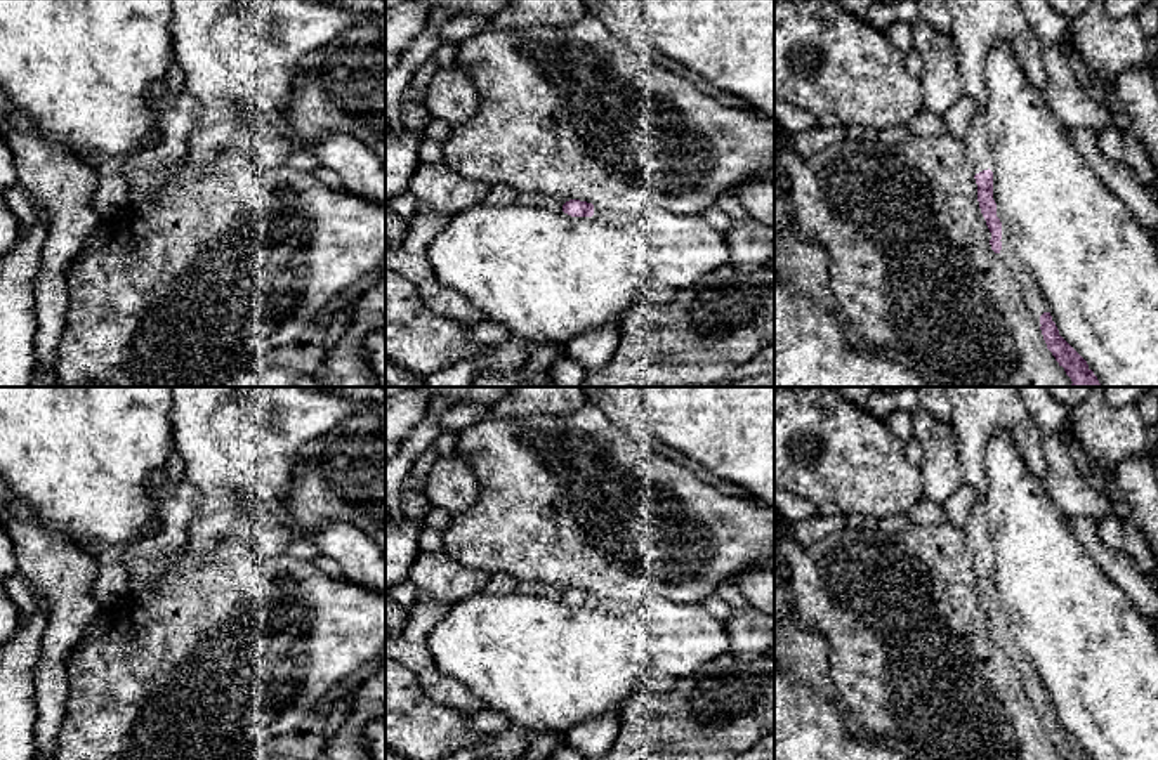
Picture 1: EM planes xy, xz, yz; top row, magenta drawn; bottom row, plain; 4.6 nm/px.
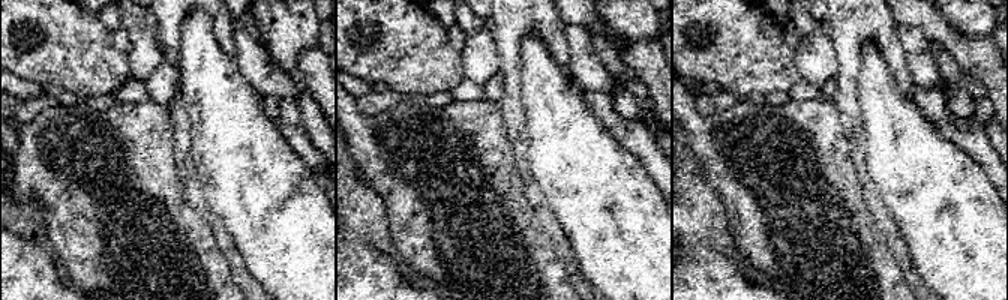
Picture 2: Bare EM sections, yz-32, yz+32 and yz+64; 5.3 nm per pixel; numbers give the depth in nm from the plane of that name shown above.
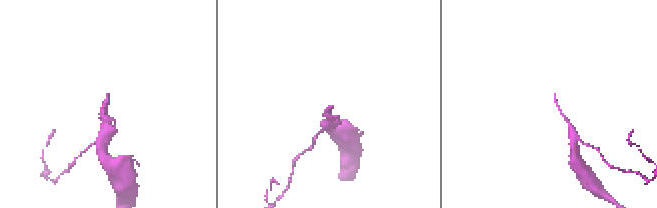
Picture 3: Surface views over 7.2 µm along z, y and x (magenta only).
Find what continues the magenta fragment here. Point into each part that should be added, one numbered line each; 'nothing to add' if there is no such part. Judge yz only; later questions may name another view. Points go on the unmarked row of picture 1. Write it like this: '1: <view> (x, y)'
1: yz (978, 412)

